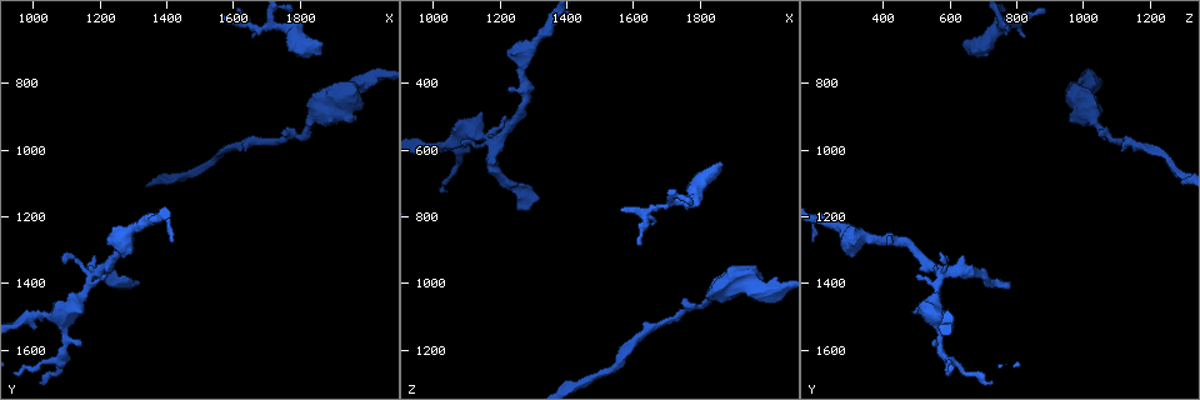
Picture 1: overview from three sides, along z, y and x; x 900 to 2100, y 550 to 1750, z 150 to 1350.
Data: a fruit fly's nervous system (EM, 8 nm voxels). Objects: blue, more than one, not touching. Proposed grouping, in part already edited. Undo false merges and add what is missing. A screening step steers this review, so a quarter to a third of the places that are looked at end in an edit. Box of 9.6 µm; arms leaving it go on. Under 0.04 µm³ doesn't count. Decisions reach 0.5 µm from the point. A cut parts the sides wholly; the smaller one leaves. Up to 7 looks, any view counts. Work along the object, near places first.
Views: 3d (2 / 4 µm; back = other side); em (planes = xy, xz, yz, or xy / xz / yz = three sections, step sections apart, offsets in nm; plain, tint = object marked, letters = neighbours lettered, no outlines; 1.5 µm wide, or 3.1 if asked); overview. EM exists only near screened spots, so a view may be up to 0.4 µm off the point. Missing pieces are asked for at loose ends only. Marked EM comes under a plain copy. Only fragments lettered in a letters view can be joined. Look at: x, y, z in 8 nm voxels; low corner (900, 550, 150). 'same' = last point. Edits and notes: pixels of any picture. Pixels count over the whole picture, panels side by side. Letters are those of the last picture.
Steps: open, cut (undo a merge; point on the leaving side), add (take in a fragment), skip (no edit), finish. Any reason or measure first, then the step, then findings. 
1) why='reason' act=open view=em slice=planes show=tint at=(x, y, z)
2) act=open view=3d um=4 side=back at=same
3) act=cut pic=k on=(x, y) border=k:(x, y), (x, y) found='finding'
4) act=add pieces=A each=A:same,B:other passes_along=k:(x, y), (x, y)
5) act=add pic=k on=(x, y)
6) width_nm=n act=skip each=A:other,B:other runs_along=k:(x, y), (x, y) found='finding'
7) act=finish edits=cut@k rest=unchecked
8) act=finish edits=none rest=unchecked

why='arms part here' act=open view=em slice=xy step=8 show=tint at=(1190, 1360, 570)

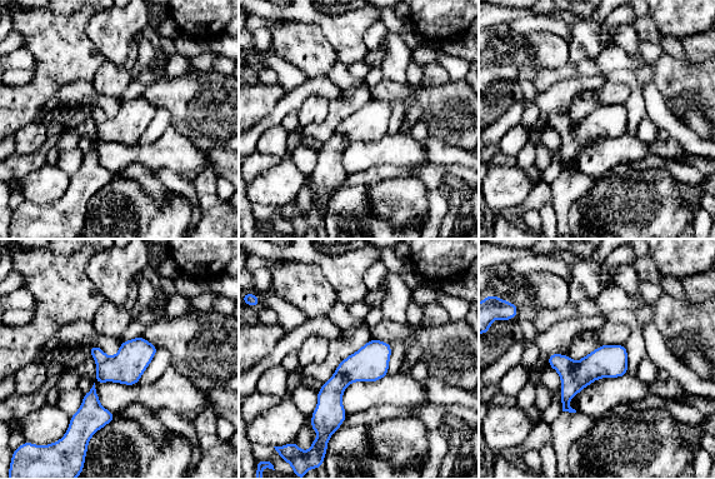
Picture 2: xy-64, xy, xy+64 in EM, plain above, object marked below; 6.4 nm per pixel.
why='cut it another way' act=open view=em slice=planes show=tint at=same

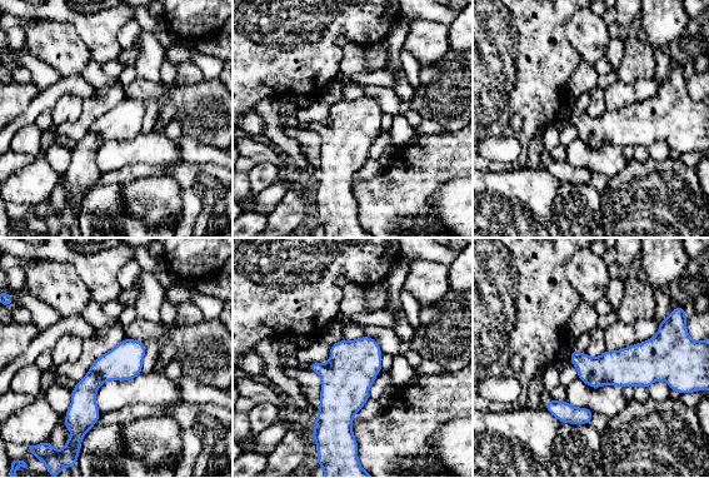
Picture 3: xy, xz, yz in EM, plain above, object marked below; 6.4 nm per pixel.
why='see the neighbours' act=open view=em slice=planes show=letters at=same

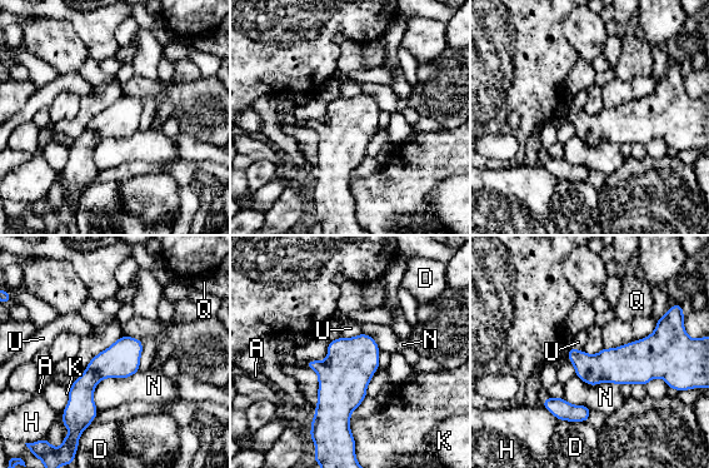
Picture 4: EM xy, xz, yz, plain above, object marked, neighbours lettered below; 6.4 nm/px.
width_nm=220 act=skip each=A:other,D:other,H:other,K:other,N:other,Q:other,U:other border=4:(362, 332), (351, 337), (340, 337) found='all the same neuron'

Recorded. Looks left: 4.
why='free end' act=open view=3d um=2 side=back at=(1320, 1400, 740)

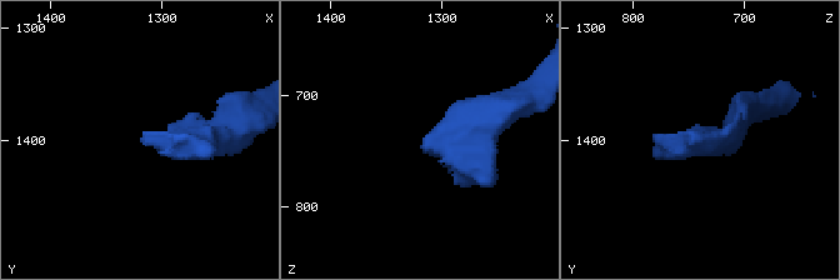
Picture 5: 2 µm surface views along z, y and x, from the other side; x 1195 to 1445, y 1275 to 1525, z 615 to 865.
why='shape alone is not enough' act=open view=em slice=yz step=8 show=letters at=(1316, 1396, 748)

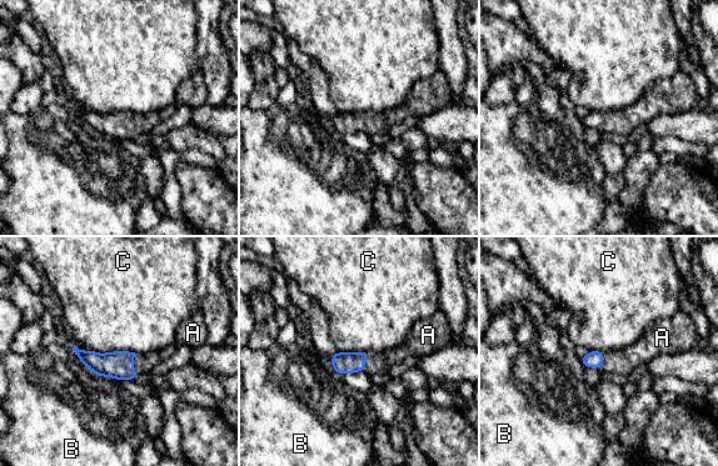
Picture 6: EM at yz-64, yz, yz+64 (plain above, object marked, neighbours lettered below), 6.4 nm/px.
width_nm=110 act=add pic=6 on=(145, 362) each=A:same,B:other,C:other found='the neuron continues'

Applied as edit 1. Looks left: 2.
act=finish edits=add@6 rest=unchecked

